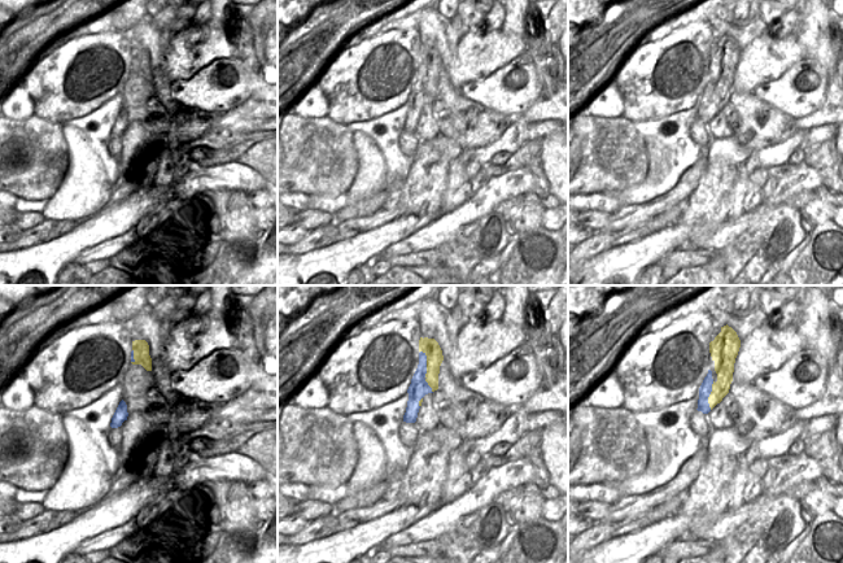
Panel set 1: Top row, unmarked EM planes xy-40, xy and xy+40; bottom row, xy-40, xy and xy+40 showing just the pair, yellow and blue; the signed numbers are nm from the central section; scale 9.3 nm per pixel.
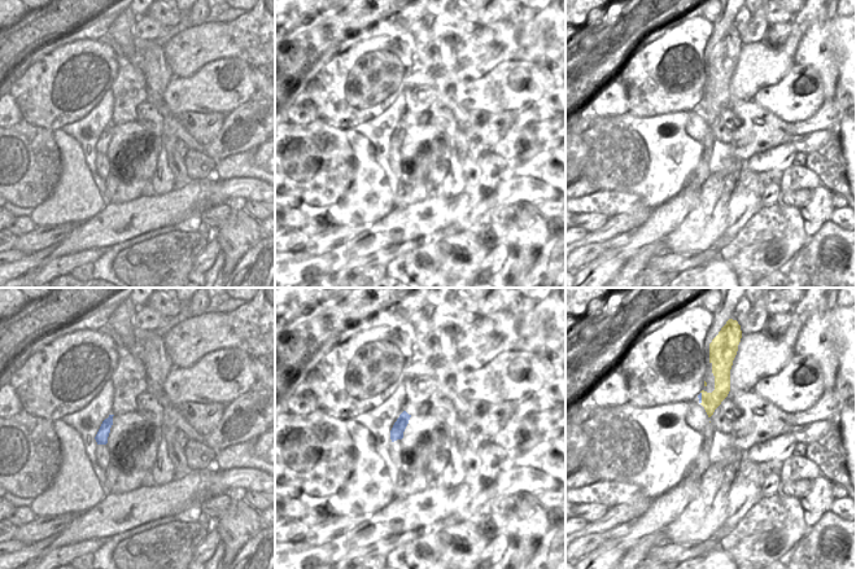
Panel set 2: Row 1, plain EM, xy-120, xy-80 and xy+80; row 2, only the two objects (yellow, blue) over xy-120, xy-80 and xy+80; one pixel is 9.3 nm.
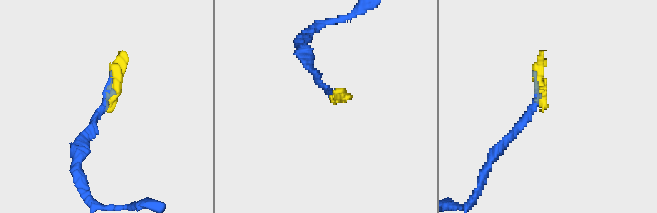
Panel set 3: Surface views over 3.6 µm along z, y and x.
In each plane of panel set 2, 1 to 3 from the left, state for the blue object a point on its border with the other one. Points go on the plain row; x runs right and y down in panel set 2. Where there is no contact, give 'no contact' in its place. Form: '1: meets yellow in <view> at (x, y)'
1: no contact
2: no contact
3: meets yellow in xy+80 at (702, 108)

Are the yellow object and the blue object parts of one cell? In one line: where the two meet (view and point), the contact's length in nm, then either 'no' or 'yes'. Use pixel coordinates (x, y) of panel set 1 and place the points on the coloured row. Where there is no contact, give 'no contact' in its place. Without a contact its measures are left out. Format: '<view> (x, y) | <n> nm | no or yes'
xy (427, 363) | 260 nm | no

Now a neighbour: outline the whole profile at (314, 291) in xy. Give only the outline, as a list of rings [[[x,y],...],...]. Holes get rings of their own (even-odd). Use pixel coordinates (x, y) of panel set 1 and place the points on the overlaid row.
[[[278,285],[278,297],[280,297],[293,289],[298,291],[306,296],[314,296],[314,297],[316,297],[319,293],[323,292],[319,285]]]

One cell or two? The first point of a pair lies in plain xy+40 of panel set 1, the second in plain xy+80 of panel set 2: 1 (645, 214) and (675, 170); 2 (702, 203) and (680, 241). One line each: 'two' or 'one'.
1: two
2: one

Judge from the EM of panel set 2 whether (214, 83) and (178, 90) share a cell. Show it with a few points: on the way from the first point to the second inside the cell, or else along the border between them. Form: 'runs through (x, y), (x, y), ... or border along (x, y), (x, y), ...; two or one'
runs through (205, 90), (187, 90); one

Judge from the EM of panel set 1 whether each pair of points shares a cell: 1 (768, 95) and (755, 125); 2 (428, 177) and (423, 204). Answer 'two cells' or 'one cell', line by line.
1: two cells
2: one cell

